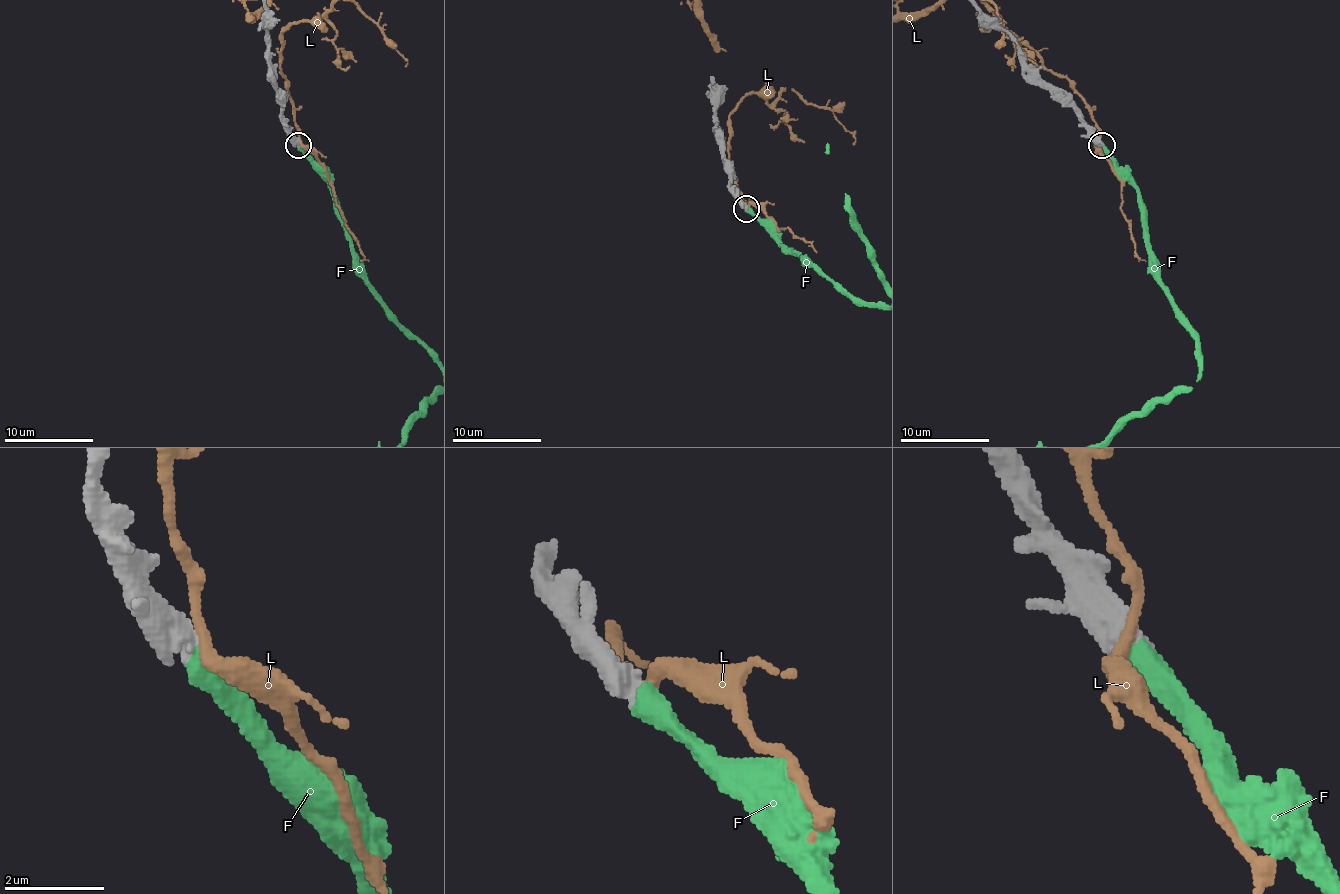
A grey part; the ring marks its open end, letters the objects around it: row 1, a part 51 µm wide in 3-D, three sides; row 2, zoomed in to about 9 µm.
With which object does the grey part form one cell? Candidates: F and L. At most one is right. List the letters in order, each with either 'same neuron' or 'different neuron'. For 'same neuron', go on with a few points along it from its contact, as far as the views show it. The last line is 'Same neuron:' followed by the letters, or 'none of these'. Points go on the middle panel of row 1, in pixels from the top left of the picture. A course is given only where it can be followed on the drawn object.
F: same neuron
L: different neuron
Same neuron: F

